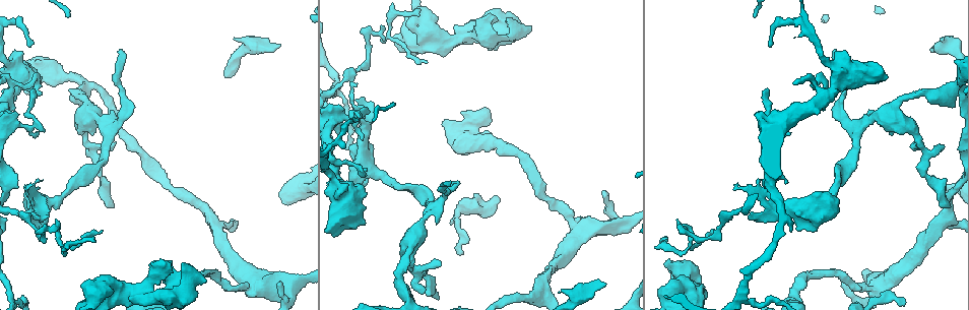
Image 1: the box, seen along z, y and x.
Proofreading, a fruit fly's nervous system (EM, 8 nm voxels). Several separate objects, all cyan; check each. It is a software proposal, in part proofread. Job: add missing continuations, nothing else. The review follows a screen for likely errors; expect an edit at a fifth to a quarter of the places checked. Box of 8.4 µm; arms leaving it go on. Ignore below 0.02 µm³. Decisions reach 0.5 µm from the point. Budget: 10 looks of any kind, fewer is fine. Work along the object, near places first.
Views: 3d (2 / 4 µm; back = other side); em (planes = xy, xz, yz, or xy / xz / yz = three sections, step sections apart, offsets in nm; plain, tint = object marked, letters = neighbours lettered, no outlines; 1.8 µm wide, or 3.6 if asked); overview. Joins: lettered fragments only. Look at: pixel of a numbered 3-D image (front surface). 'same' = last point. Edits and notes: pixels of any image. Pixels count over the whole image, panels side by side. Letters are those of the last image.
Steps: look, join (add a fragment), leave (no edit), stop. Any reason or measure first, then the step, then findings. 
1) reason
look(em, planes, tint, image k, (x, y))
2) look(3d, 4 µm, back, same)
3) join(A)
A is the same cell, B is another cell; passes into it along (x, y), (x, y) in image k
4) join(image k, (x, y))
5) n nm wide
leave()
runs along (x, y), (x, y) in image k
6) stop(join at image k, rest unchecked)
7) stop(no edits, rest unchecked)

thin end
look(3d, 4 µm, back, image 1, (427, 61))

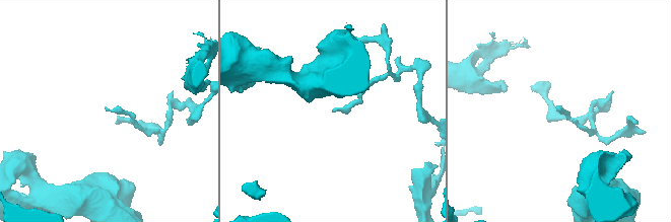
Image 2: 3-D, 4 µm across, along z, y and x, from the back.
shape alone is not enough
look(em, planes, letters, image 2, (332, 112))

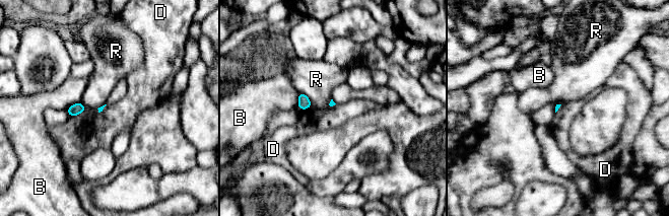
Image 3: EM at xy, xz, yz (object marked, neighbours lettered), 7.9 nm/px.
leave()
B, D and R are other cells; border along (86, 108), (82, 112), (69, 117) in image 3; no lettered fragment goes on from it

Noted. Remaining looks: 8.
an open end
look(3d, 4 µm, back, image 1, (363, 225))

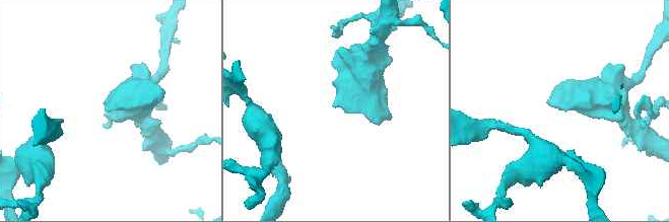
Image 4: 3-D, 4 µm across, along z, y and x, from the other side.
look(em, 3.6 µm, xz, step 4, tint, image 4, (106, 109))

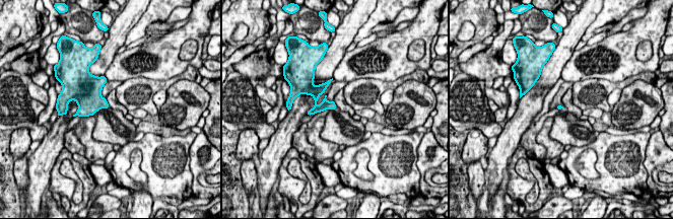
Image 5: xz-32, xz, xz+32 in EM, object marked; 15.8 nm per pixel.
look(em, 3.6 µm, planes, letters, same)

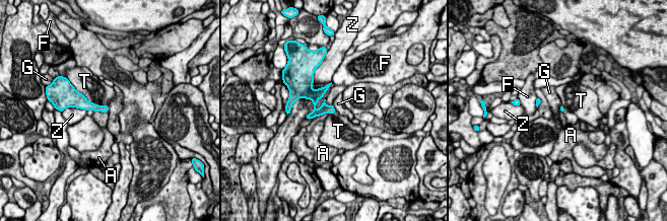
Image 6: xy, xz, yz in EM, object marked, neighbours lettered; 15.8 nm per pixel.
leave()
A, F, G, T and Z are other cells; border along (107, 105), (108, 111) in image 6; none of them fits

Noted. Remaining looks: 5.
thick end
look(3d, 2 µm, image 1, (676, 285))

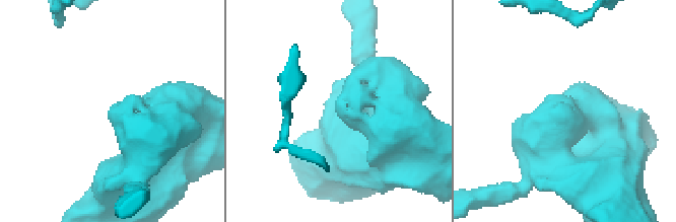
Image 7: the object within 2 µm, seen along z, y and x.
look(em, yz, step 4, letters, image 7, (338, 115))

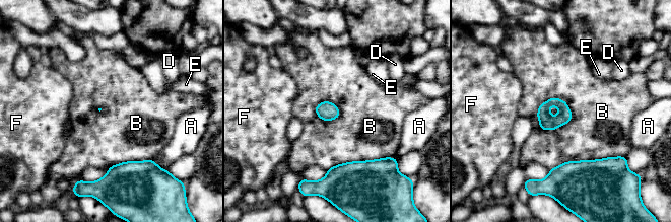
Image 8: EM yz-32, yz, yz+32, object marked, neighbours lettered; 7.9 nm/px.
look(em, planes, letters, same)

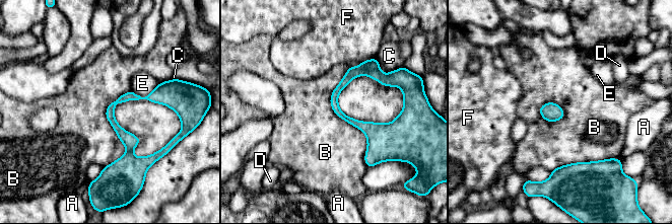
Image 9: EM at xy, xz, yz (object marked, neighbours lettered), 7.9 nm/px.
leave()
A, B, C, D, E and F are other cells; border along (348, 67), (368, 166) in image 9; no lettered fragment goes on from it

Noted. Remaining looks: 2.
look(3d, 4 µm, image 1, (181, 266))

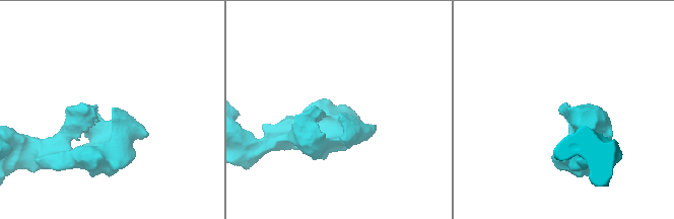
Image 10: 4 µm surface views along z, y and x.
shape alone is not enough
look(em, xy, step 4, letters, image 10, (114, 110))

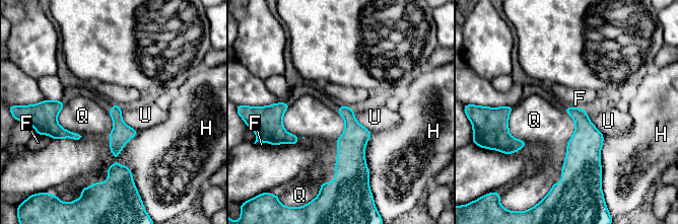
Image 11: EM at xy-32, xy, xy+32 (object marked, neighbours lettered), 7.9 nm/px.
Q touches over 480 nm
leave()
F, H, Q and U are other cells; border along (564, 109), (575, 129), (560, 169) in image 11; no lettered fragment goes on from it

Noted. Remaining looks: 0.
stop(no edits, rest unchecked)

